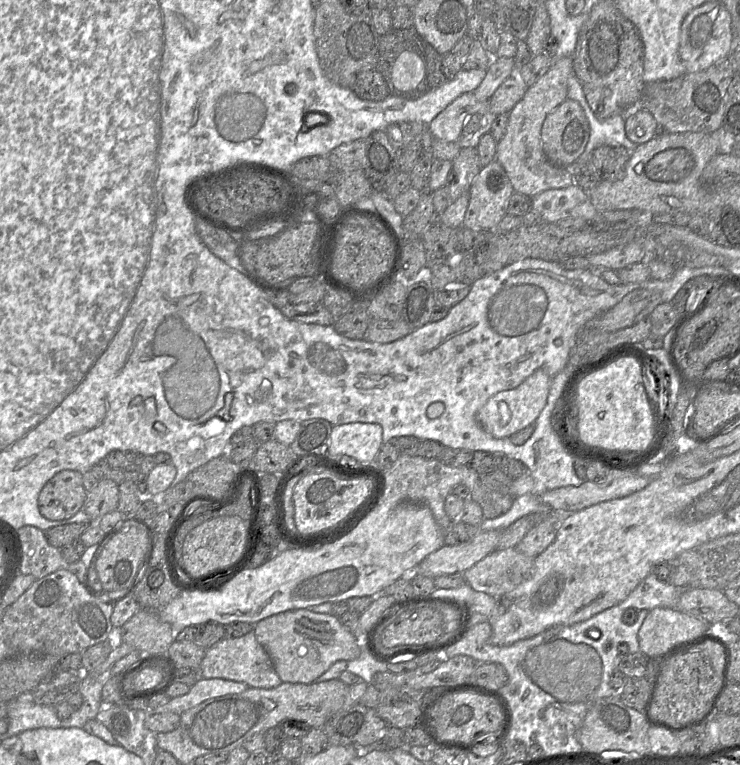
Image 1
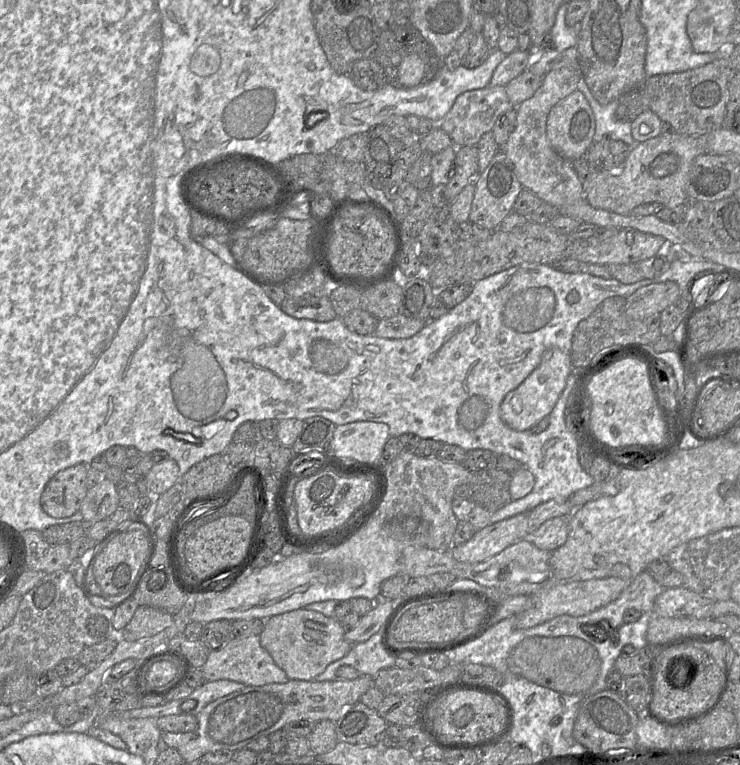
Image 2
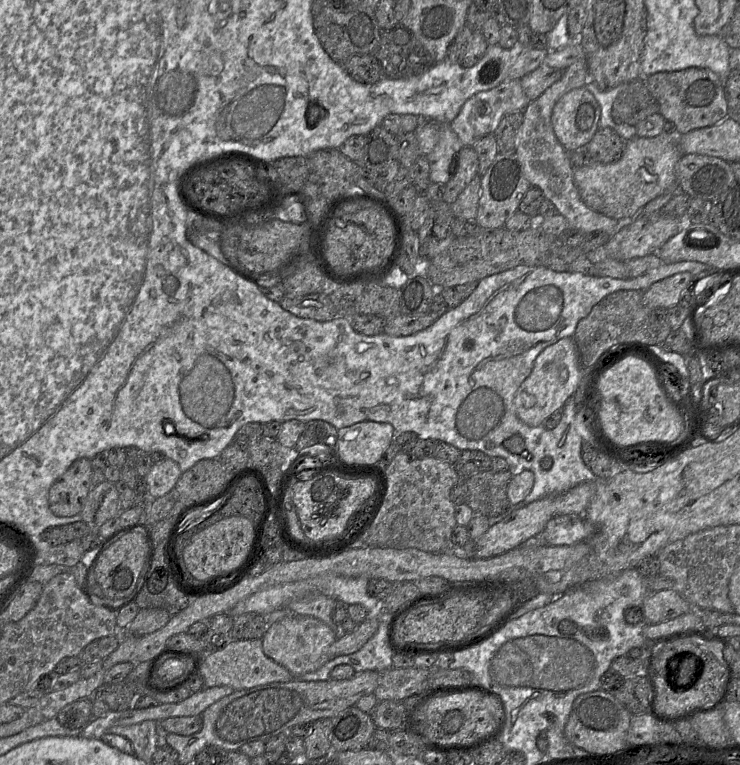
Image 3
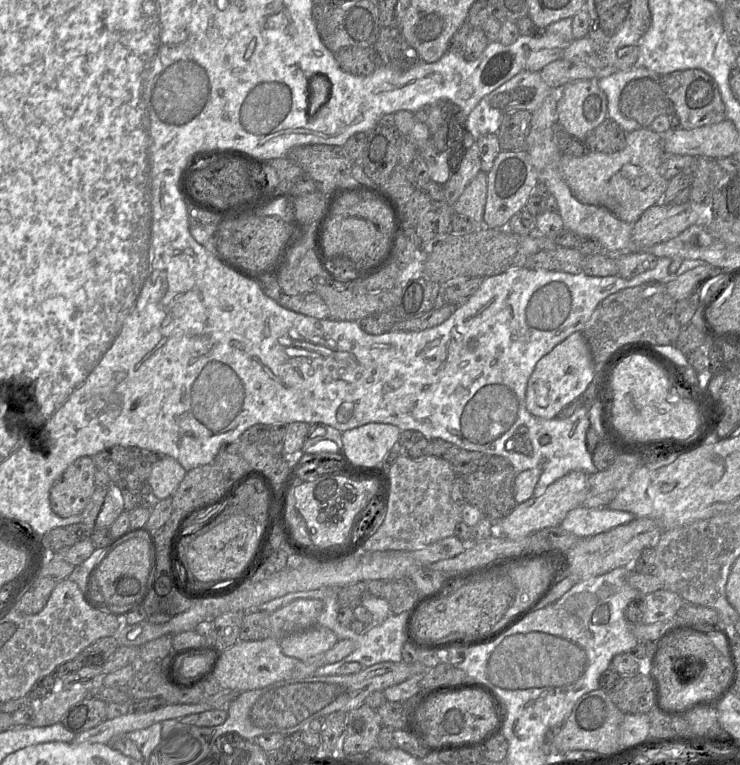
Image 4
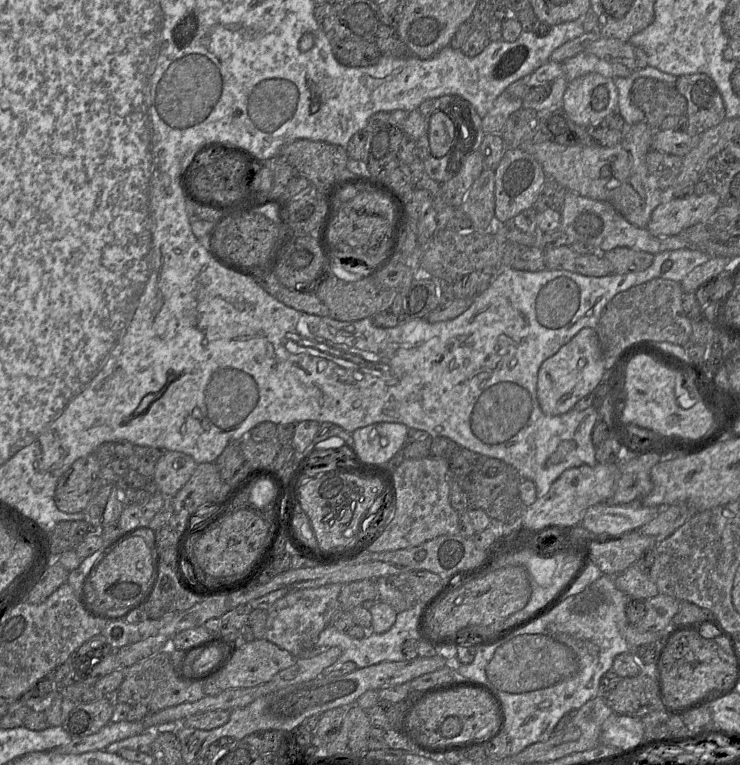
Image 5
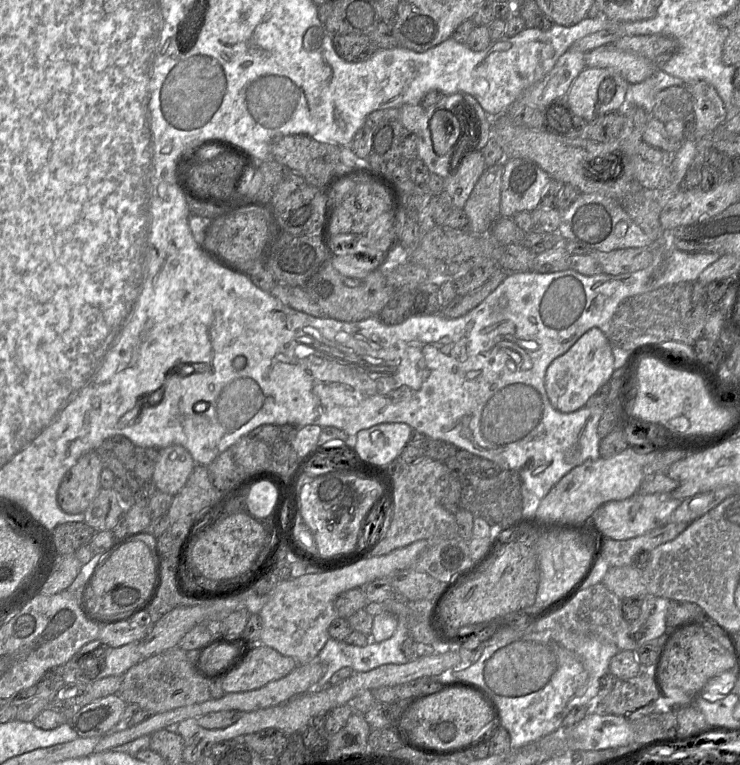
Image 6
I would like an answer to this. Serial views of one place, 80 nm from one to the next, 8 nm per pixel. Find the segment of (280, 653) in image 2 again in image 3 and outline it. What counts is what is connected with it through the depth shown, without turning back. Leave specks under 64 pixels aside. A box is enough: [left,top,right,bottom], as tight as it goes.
[261,615,336,676]

